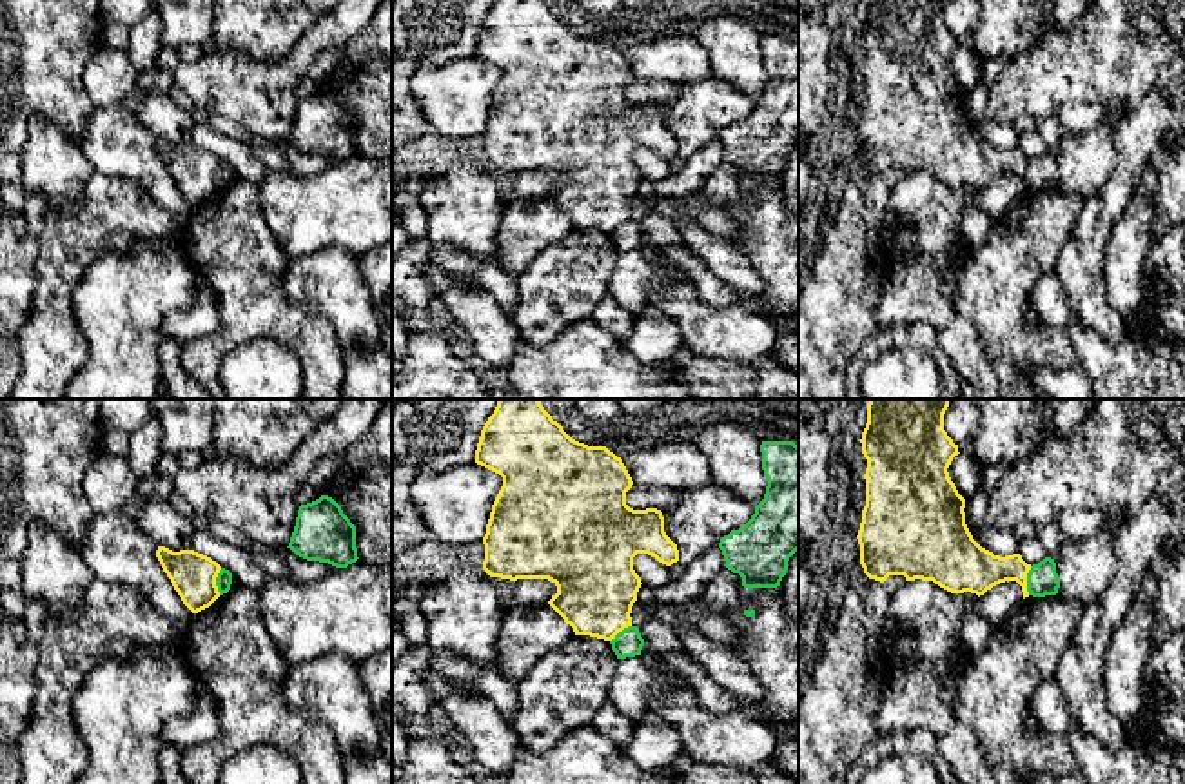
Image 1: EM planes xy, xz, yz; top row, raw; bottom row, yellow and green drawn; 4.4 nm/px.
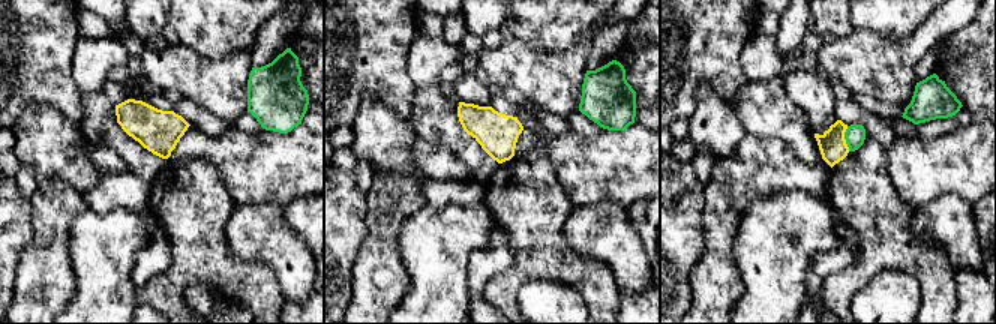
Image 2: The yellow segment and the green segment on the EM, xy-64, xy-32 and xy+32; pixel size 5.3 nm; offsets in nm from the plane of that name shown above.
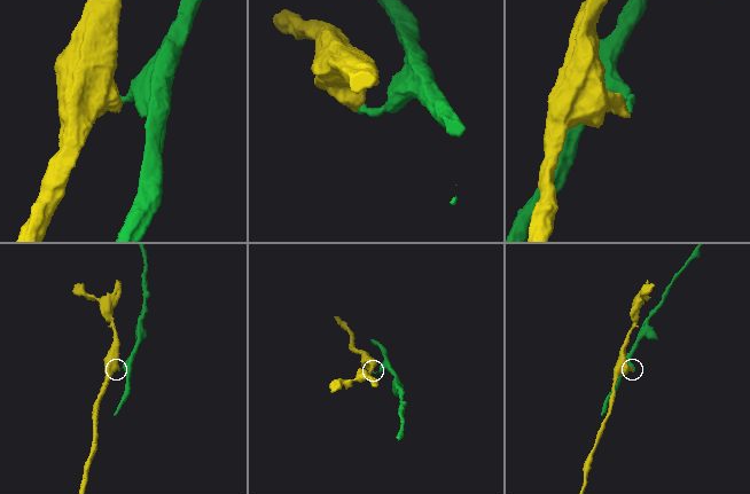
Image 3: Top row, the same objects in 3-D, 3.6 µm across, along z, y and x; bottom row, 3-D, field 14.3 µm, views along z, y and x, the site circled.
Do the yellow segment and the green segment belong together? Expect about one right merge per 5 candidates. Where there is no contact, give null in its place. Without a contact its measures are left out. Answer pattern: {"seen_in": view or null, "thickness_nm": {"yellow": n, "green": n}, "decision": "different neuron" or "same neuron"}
{"seen_in": "yz", "thickness_nm": {"yellow": 200, "green": 140}, "decision": "different neuron"}

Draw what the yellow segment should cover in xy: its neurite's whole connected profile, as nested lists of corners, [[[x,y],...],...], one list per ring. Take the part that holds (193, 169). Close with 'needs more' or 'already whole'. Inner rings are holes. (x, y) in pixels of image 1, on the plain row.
[[[158,140],[156,151],[192,207],[209,201],[220,191],[216,171],[221,160],[211,151],[194,143],[172,145],[165,140]]]; already whole

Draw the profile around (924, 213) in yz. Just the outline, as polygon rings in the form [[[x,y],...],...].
[[[906,174],[889,189],[882,241],[889,256],[900,250],[942,252],[958,236],[965,194],[933,174]]]

